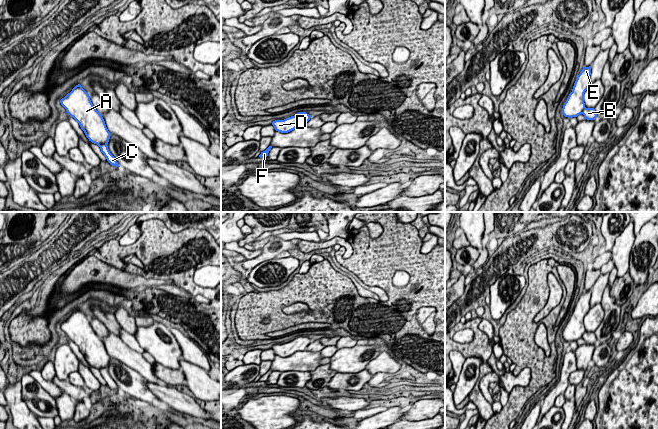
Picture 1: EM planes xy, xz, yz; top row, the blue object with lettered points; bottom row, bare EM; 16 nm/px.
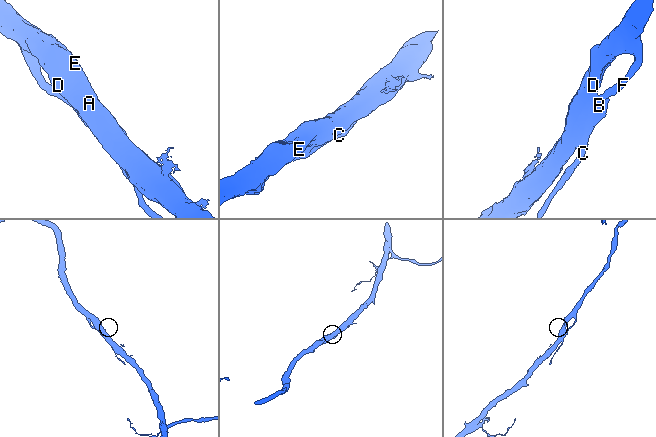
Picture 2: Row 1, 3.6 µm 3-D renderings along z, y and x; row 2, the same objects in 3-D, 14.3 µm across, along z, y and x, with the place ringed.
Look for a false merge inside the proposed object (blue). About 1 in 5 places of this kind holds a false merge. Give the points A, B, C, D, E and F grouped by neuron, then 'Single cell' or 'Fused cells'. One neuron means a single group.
Groups: A B C D E F. Single cell

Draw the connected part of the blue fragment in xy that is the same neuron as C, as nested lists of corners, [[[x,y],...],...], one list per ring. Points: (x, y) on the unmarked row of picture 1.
[[[76,309],[60,324],[60,327],[67,337],[79,347],[89,365],[100,371],[107,385],[116,392],[120,391],[107,370],[111,357],[108,355],[102,339],[95,333],[89,318],[82,310]]]

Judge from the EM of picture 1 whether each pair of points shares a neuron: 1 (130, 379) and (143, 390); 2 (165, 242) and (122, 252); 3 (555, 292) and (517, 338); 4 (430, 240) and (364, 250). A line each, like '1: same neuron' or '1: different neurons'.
1: same neuron
2: same neuron
3: different neurons
4: different neurons

